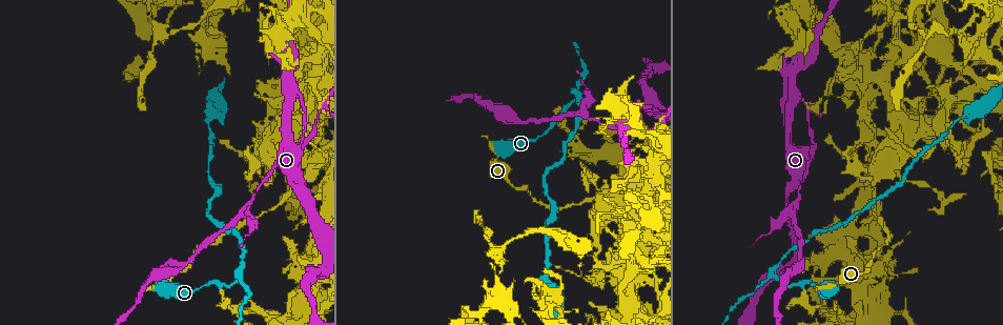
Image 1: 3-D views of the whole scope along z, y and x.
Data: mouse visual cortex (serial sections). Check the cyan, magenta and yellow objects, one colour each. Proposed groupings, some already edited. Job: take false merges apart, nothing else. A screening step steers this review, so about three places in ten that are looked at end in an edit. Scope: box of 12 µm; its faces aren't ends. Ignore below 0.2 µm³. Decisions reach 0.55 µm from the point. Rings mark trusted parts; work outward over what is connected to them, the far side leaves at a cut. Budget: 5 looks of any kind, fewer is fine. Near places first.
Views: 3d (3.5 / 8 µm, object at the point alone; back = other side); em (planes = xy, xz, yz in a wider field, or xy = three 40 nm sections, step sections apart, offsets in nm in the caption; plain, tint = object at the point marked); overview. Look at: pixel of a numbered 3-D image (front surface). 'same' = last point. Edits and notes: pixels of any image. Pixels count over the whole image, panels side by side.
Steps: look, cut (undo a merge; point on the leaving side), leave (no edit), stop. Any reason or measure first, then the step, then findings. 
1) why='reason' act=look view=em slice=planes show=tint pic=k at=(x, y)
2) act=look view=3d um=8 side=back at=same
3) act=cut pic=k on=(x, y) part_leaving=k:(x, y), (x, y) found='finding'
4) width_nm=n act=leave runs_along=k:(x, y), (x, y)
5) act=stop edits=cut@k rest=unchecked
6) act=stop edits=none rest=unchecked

why='small branch off a trunk' act=look view=3d um=3.5 pic=1 at=(302, 146)

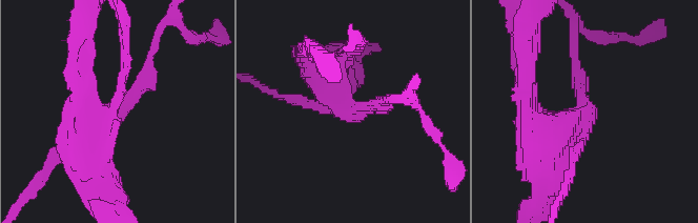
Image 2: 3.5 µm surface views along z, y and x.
arms=3 arm_widths_nm=150,200,500 why='shape alone is not enough' act=look view=em slice=xy step=1 show=tint pic=2 at=(118, 112)

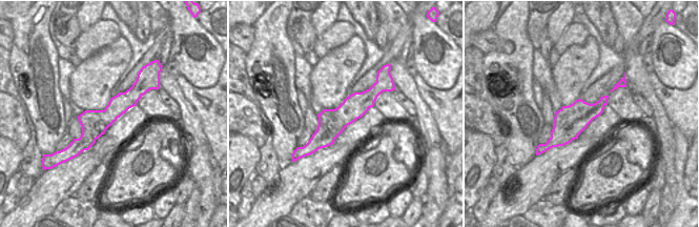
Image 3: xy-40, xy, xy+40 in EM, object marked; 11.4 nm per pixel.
act=look view=em slice=xy step=3 show=tint at=same

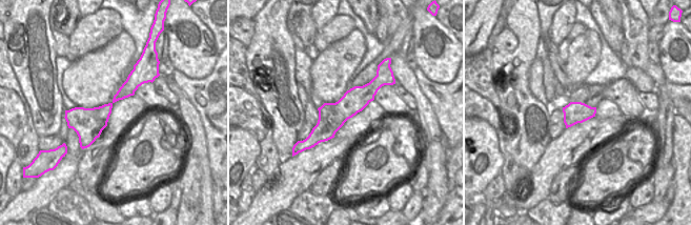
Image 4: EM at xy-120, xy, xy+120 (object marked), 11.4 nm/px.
act=cut pic=2 on=(146, 81) found='a second cell is stuck on'

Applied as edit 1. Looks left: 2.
why='arms run side by side' act=look view=3d um=3.5 pic=1 at=(316, 171)

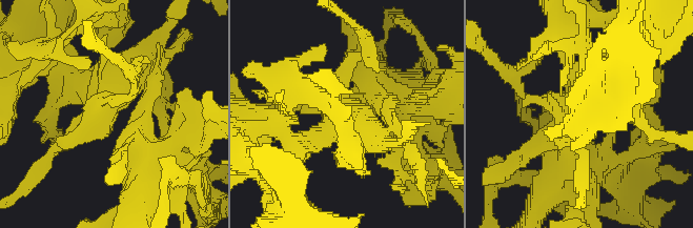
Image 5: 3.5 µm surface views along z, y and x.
why='shape alone is not enough' act=look view=em slice=planes show=tint pic=5 at=(108, 110)

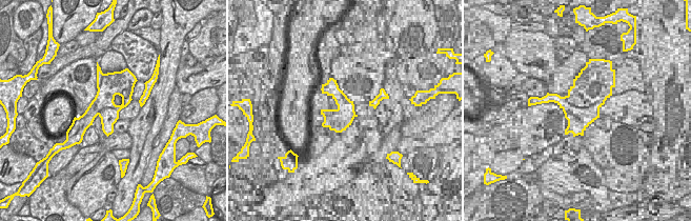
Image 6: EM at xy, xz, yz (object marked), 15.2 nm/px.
act=cut pic=5 on=(150, 108) found='two cells meet here'

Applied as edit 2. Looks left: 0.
act=stop edits=cut@2,cut@5 rest=unchecked

